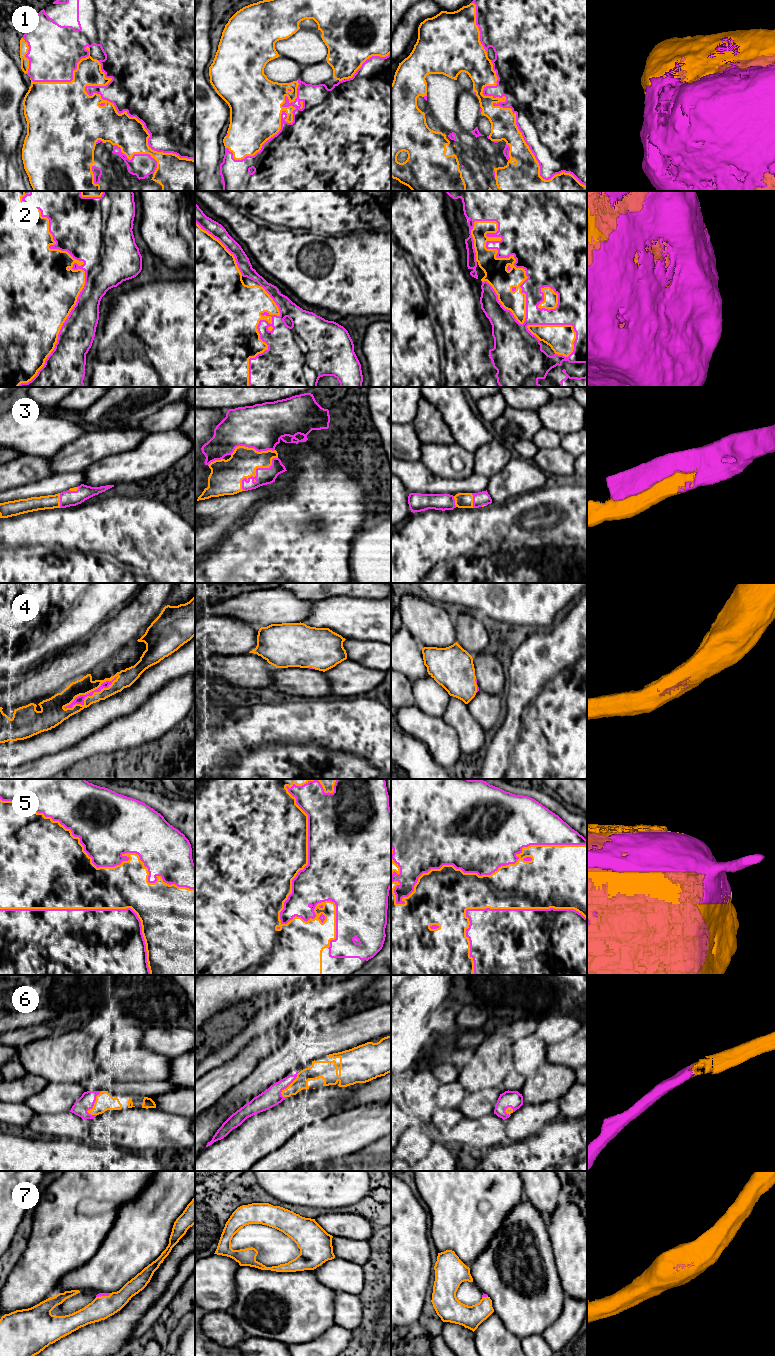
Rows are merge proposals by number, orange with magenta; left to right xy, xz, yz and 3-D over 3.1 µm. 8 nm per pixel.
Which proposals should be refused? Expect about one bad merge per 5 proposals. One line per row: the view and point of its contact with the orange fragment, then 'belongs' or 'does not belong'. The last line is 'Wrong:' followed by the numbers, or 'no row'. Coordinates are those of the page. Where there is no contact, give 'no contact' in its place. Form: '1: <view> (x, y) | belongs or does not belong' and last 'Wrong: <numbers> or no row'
1: yz (515, 120) | belongs
2: yz (496, 254) | belongs
3: xz (255, 470) | belongs
4: xy (90, 691) | belongs
5: xz (292, 879) | belongs
6: xy (94, 1104) | belongs
7: xy (103, 1296) | belongs
Wrong: no row

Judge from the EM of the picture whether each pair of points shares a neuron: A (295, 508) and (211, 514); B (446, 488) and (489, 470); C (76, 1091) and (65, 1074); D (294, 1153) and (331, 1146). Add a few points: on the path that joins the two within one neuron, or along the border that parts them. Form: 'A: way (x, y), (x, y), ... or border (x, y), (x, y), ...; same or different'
A: border (268, 496), (261, 499), (250, 512); different
B: border (474, 471), (488, 478); different
C: border (49, 1081), (75, 1082), (78, 1084); different
D: way (299, 1142), (308, 1131), (316, 1131), (320, 1135); same

